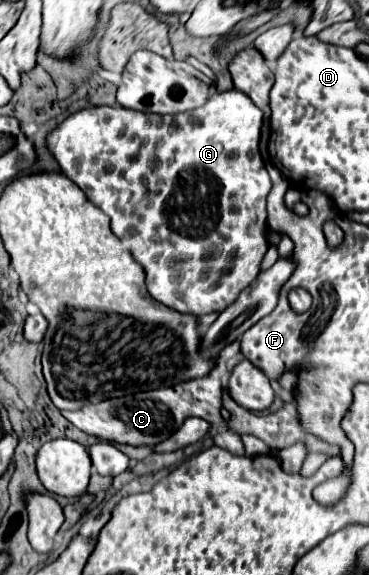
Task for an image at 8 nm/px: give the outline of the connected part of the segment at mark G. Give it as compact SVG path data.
M222 91L214 93L202 107L190 111L190 113L176 113L176 115L158 115L158 113L142 113L132 111L120 105L114 107L86 107L74 115L70 115L58 129L54 129L48 135L48 147L52 155L58 159L64 175L72 179L86 197L100 207L110 217L112 233L130 249L134 259L142 263L146 269L146 287L150 295L164 303L166 307L180 311L180 313L192 313L192 315L206 315L212 311L224 311L238 293L254 281L254 277L260 273L260 261L266 253L266 193L270 191L270 177L262 163L260 151L258 151L258 139L260 139L260 127L262 127L262 111L254 105L254 101L238 91Z

